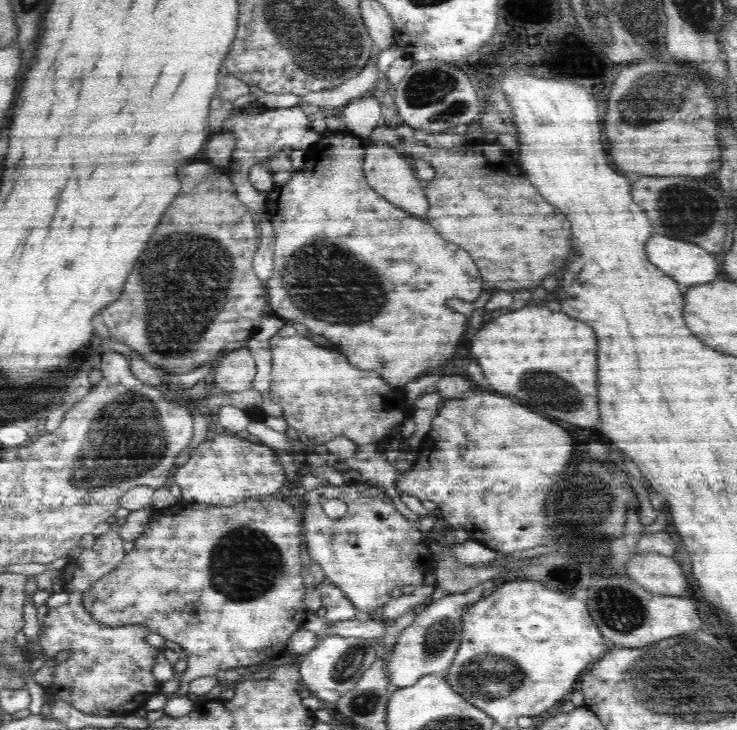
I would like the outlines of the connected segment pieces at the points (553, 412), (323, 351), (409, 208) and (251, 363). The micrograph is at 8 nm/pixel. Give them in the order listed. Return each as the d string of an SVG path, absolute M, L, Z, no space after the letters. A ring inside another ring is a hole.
M526 306L488 322L470 342L474 358L480 362L486 382L500 394L514 396L532 412L564 420L582 428L598 426L598 396L596 396L596 334L588 324L572 320L566 314L550 312L544 306Z
M296 334L291 337L273 336L272 346L272 384L266 396L279 404L287 424L308 437L314 444L326 444L336 436L345 436L357 446L386 443L386 440L398 431L408 420L413 410L406 404L403 388L384 384L376 372L358 370L336 350L316 346L308 337Z
M372 140L366 146L363 172L366 174L368 184L372 184L372 188L376 188L376 192L380 192L380 196L384 196L388 202L396 204L398 208L404 209L412 216L420 217L424 221L427 220L426 214L428 214L429 202L424 187L419 184L420 179L411 159L400 155L395 148L386 144L383 140L376 140L376 142Z
M242 347L220 360L214 370L214 380L219 393L242 392L252 388L256 374L256 361L250 349Z

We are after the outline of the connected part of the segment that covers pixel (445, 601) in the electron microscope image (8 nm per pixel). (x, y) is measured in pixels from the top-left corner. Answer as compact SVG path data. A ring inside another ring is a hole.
M480 584L468 593L446 595L441 600L430 601L430 606L425 606L426 610L420 610L420 614L412 624L408 625L406 630L402 630L397 644L394 645L393 654L386 662L386 673L390 677L390 684L404 688L416 684L422 676L446 673L461 646L462 609L468 604L481 600L486 586Z

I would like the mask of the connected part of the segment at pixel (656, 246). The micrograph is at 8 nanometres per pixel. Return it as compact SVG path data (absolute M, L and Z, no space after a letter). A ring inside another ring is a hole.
M654 234L644 242L644 251L646 251L646 256L652 264L671 276L682 288L696 286L696 284L706 284L706 282L717 279L718 265L715 254L708 252L697 244Z

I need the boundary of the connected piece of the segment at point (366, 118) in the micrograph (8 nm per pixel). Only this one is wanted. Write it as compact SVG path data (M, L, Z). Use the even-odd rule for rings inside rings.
M372 93L344 105L342 119L346 123L346 130L358 138L364 138L370 137L386 121L386 115L383 105L376 100L376 93Z

